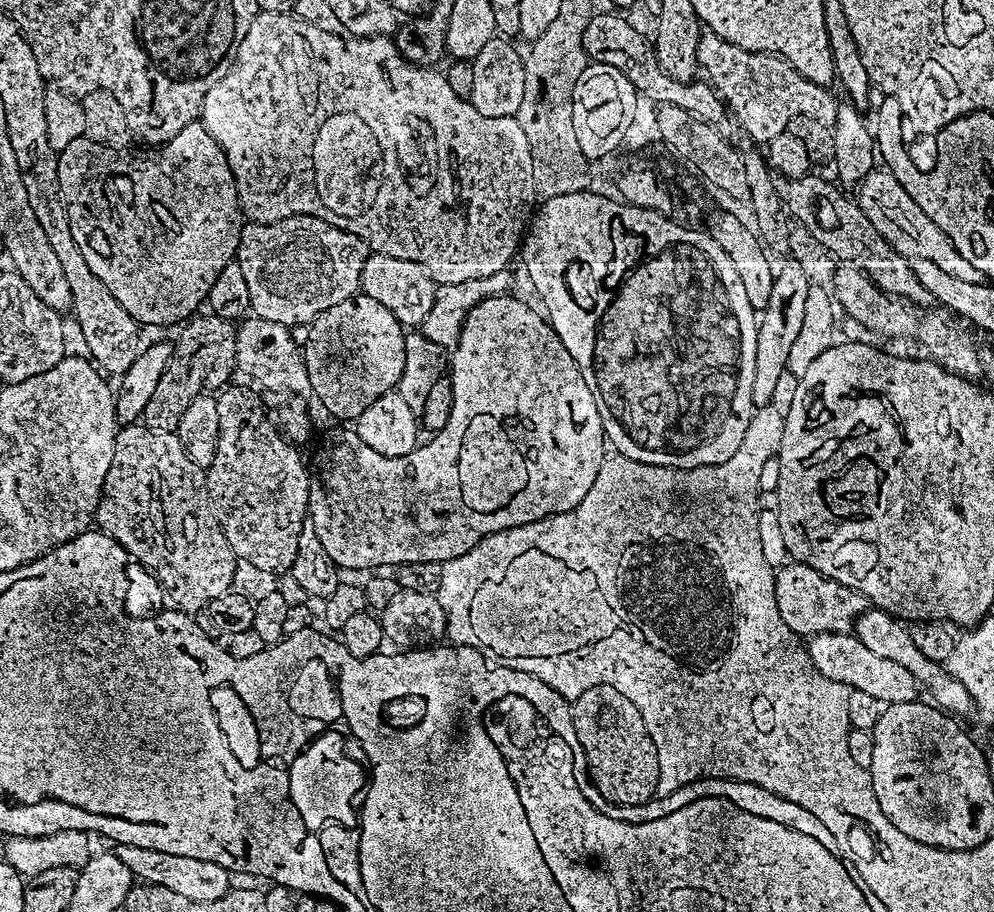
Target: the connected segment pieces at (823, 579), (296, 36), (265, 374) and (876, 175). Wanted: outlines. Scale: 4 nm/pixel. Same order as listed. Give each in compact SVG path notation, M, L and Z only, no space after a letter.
M785 561L775 569L773 577L778 612L786 626L799 636L809 636L815 632L847 631L868 604L860 592L822 574L808 563Z
M257 11L254 22L250 22L250 30L246 30L246 36L236 47L230 70L218 78L214 86L210 86L204 105L200 107L199 119L211 136L224 144L228 155L240 158L242 150L248 148L254 158L260 158L264 180L269 176L274 178L274 188L278 190L275 197L256 200L260 212L268 212L268 220L280 220L283 216L317 216L362 238L362 242L372 252L423 264L429 275L440 284L461 284L505 271L522 244L526 222L521 215L521 208L528 205L537 193L533 182L533 155L530 154L530 146L519 119L516 116L490 118L482 114L472 105L471 99L459 96L454 91L443 71L412 63L401 49L396 49L392 39L391 35L352 36L327 32L300 20L294 14Z
M249 315L239 321L236 329L236 366L252 380L261 384L259 387L273 388L279 394L296 394L300 388L308 385L308 371L305 369L303 351L299 343L292 338L293 329L278 322L266 322L266 318Z
M872 171L858 185L860 208L872 223L872 232L887 240L901 254L915 253L916 256L930 258L930 262L946 270L946 274L954 274L963 280L973 279L978 272L976 265L952 245L952 239L932 221L922 206L918 206L916 196L908 193L909 185L892 172L880 171Z

